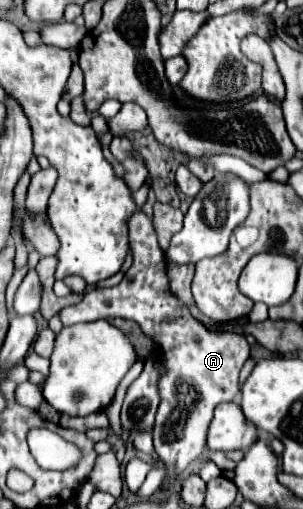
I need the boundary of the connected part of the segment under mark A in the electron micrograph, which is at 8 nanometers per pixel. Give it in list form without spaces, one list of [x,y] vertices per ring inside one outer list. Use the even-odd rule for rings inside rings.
[[[136,211],[128,227],[134,263],[126,271],[124,279],[116,287],[86,293],[78,305],[60,311],[60,321],[64,327],[70,327],[76,323],[122,317],[136,321],[142,331],[160,345],[160,359],[164,361],[166,373],[158,383],[162,401],[154,423],[154,451],[168,467],[164,483],[170,485],[178,473],[204,453],[206,431],[212,421],[214,407],[238,397],[238,375],[250,359],[250,345],[242,335],[208,333],[206,327],[188,313],[186,305],[170,293],[166,259],[158,245],[150,215]]]

